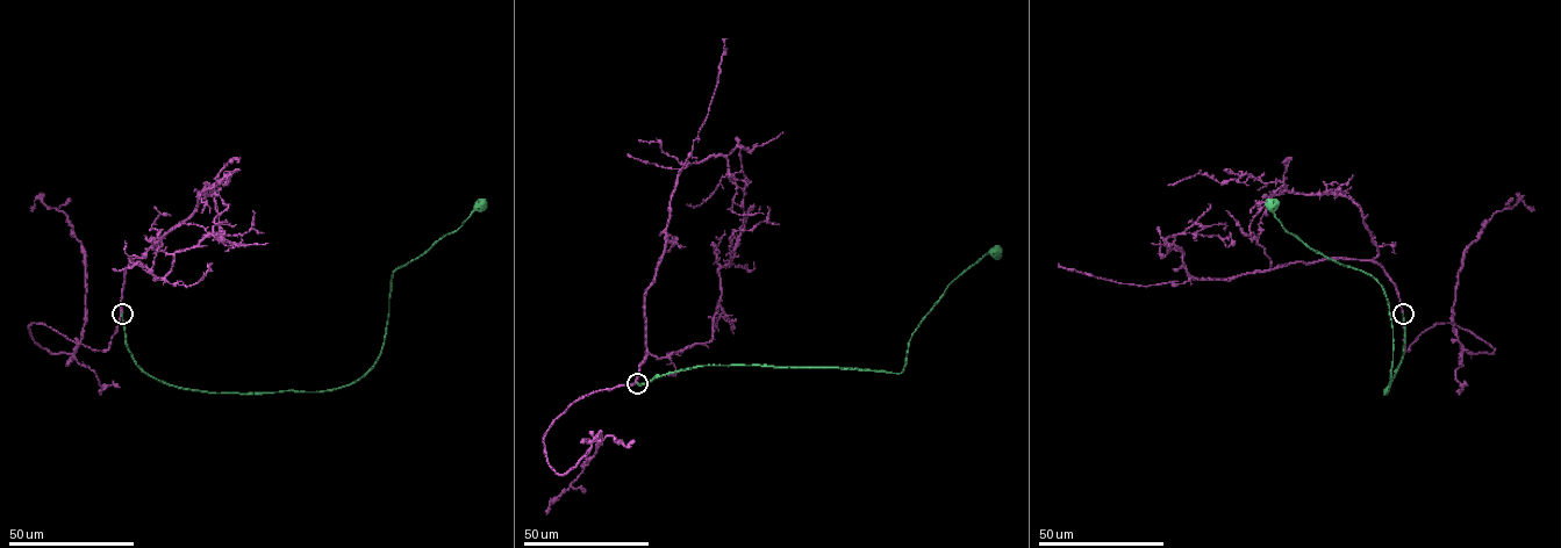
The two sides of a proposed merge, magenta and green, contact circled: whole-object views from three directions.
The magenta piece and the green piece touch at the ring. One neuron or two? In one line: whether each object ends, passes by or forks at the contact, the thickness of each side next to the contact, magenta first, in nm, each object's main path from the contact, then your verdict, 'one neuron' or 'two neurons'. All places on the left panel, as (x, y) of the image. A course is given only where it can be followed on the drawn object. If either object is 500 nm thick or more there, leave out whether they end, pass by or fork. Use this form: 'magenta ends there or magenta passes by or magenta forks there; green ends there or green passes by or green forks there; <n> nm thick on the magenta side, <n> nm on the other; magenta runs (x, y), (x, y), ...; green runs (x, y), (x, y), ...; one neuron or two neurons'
magenta passes by; green ends there; 340 nm thick on the magenta side, 360 nm on the other; magenta runs (121, 314), (106, 350), (33, 323), (35, 341), (76, 350), (85, 254), (63, 211), (36, 199), (31, 210); green runs (121, 314), (135, 362), (179, 387), (344, 387), (381, 348), (393, 274), (481, 204); one neuron

